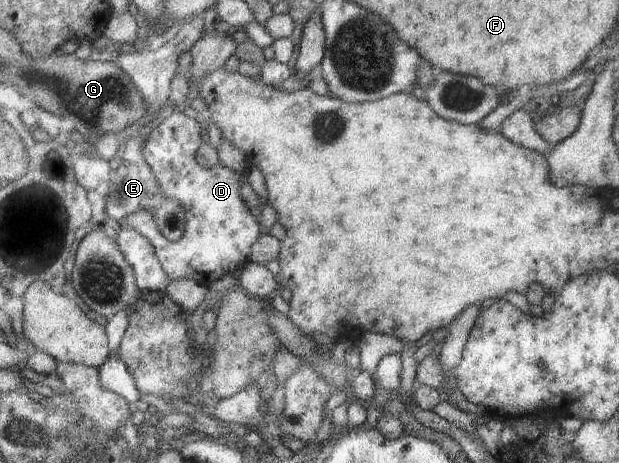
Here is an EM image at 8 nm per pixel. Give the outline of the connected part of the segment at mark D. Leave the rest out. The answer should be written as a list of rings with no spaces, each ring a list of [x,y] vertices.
[[[175,109],[159,126],[154,127],[144,143],[144,157],[158,183],[158,189],[186,209],[188,229],[184,238],[174,243],[168,241],[160,232],[156,215],[150,209],[134,211],[124,226],[150,239],[169,280],[190,277],[207,287],[212,281],[240,266],[243,270],[252,262],[252,245],[262,234],[256,212],[249,209],[244,201],[243,187],[247,182],[244,173],[236,173],[221,164],[208,169],[198,163],[204,126],[202,119],[193,119]]]

